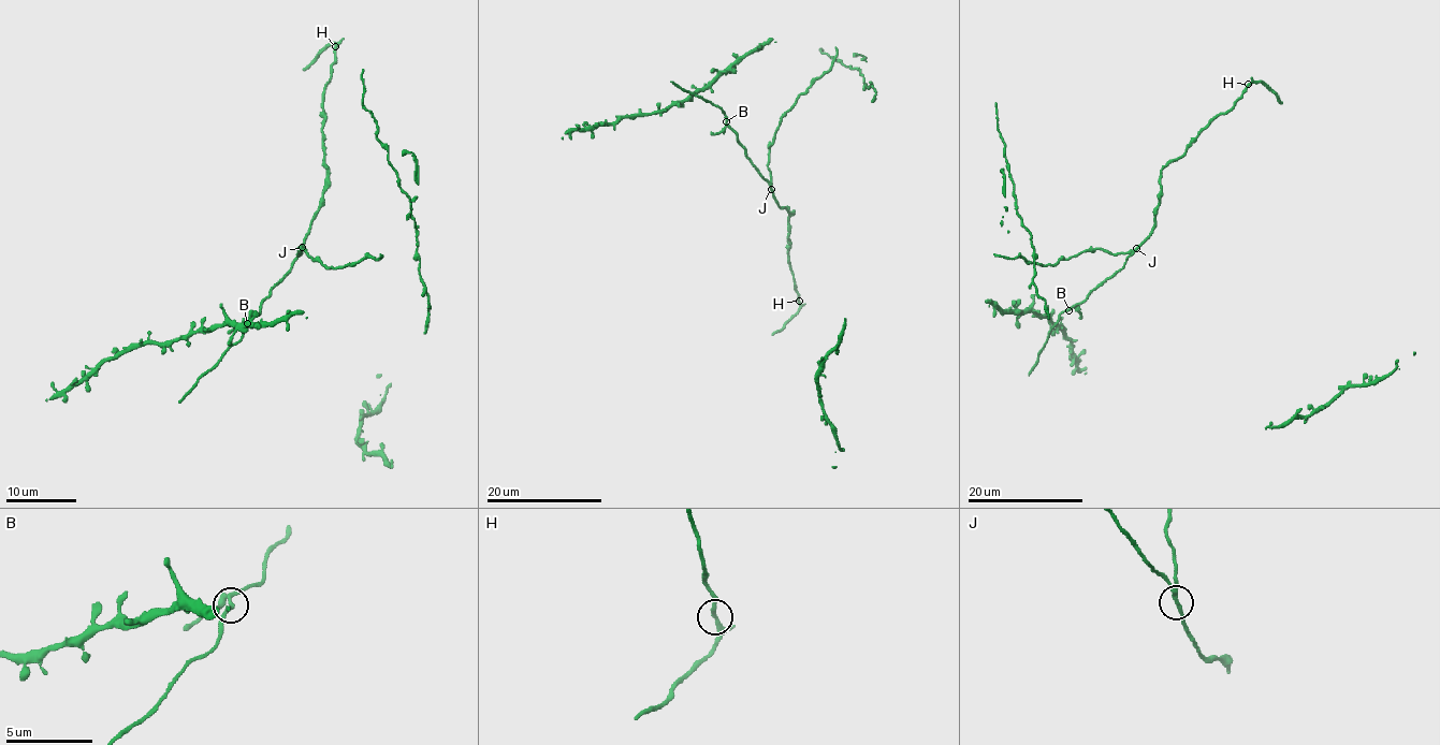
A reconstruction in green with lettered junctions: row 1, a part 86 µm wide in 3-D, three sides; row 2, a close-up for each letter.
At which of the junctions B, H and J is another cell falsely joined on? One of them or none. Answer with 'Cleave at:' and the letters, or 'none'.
Cleave at: H

